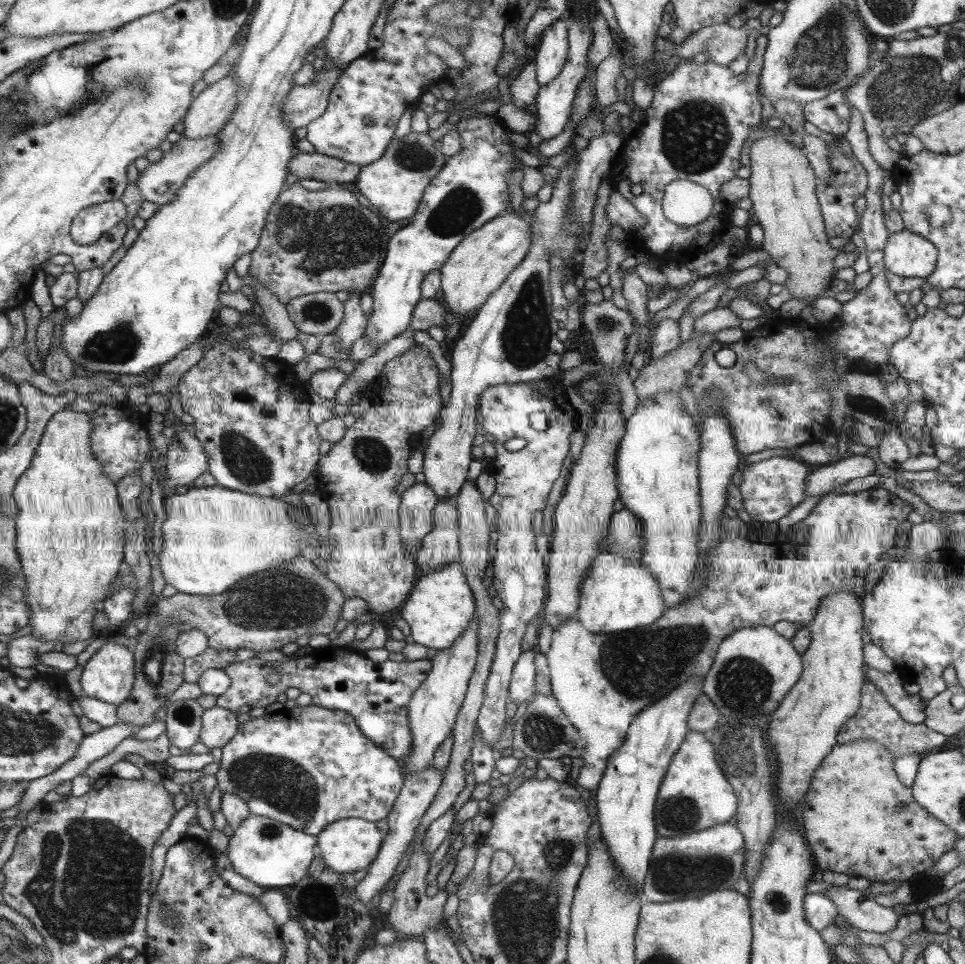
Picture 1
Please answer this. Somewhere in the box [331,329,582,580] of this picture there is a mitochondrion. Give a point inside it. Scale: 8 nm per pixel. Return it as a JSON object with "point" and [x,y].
{"point":[371,453]}

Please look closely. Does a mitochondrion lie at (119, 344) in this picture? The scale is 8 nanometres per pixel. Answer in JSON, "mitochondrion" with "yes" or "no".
{"mitochondrion":"yes"}

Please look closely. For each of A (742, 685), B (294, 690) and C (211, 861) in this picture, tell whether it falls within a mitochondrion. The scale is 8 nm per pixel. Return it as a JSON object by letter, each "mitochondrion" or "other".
{"A":"mitochondrion","B":"other","C":"other"}

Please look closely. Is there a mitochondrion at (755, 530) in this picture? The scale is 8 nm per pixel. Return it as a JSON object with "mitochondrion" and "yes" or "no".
{"mitochondrion":"no"}

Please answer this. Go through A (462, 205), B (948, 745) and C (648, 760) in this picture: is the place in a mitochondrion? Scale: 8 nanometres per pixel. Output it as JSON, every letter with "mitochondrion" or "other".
{"A":"mitochondrion","B":"other","C":"other"}

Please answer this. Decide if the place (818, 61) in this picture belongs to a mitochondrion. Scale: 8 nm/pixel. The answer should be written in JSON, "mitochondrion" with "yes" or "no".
{"mitochondrion":"yes"}

